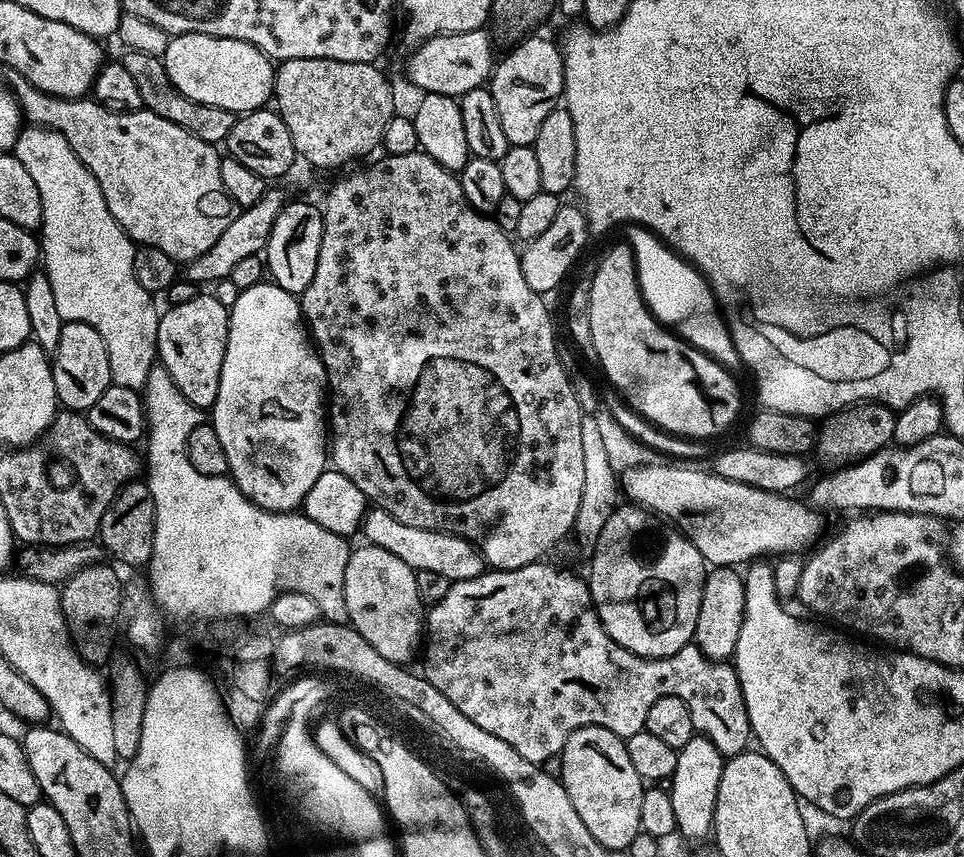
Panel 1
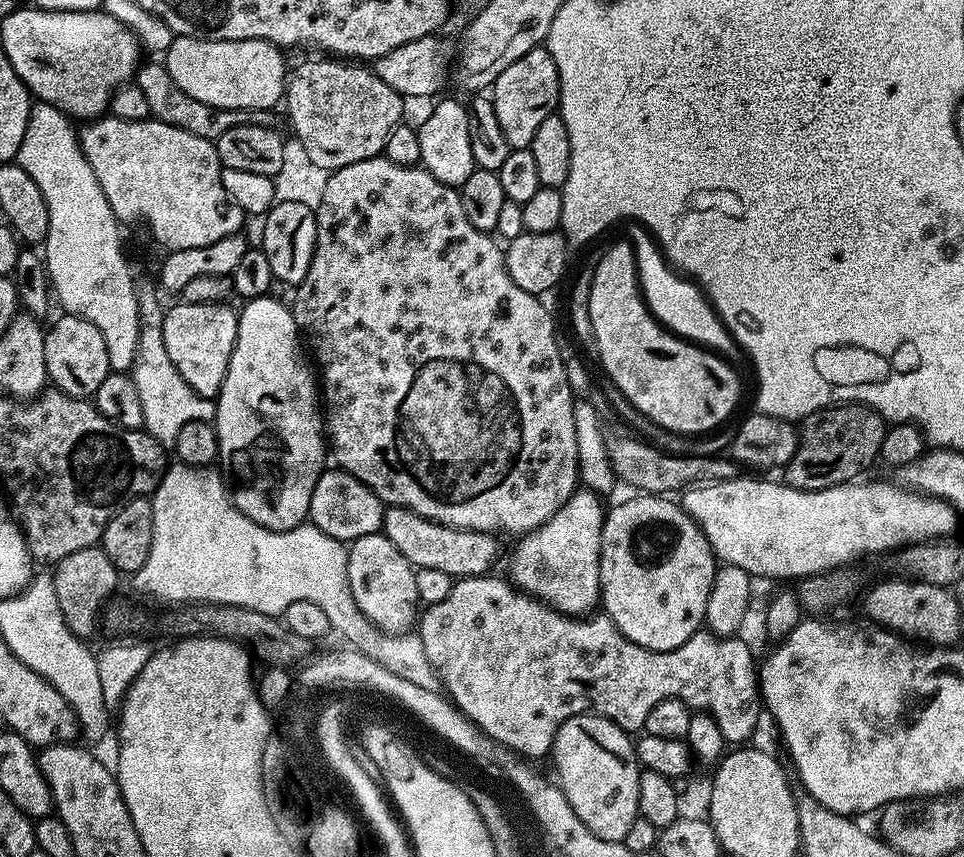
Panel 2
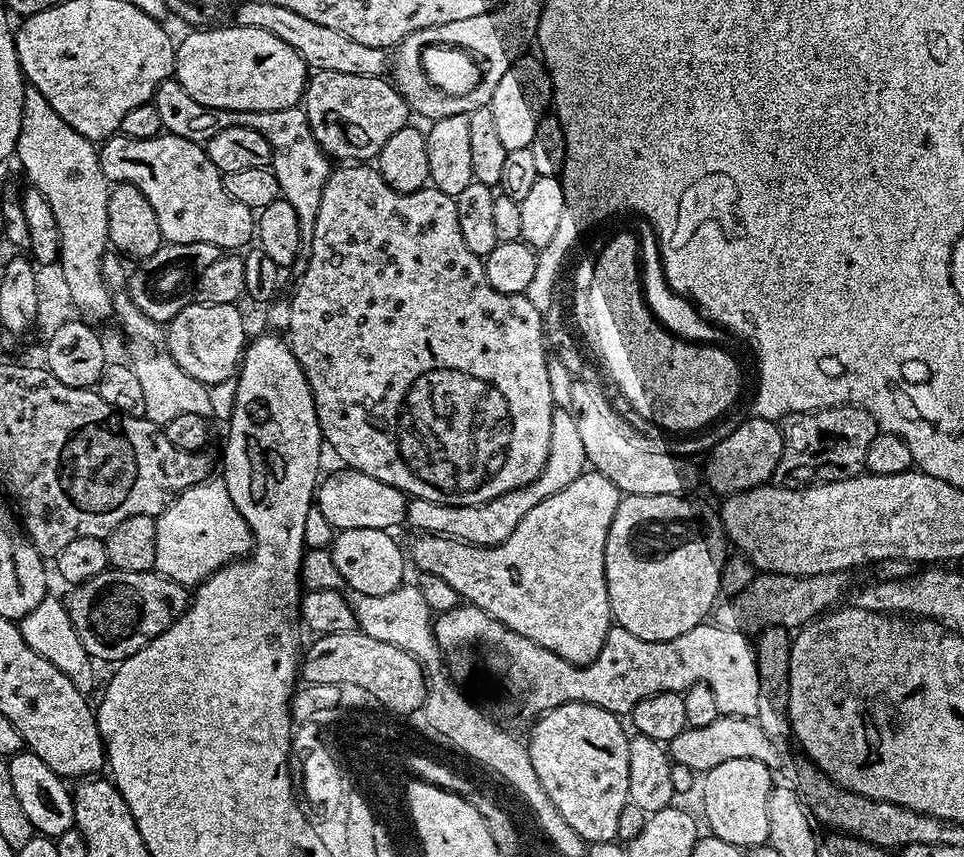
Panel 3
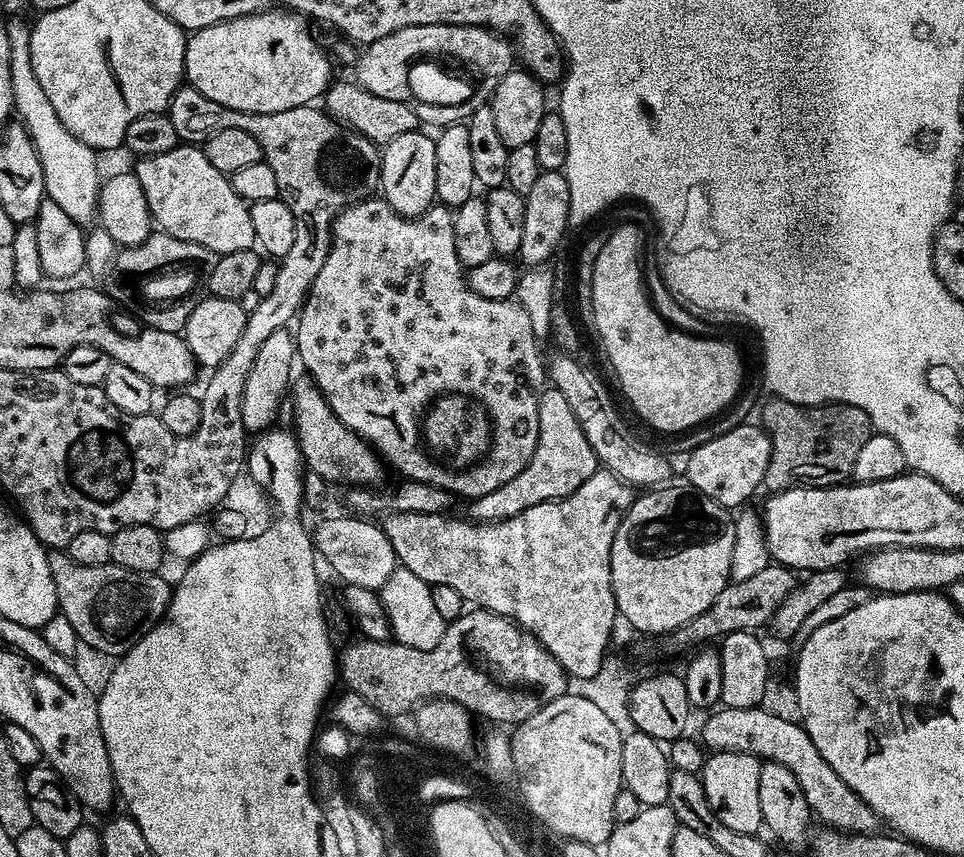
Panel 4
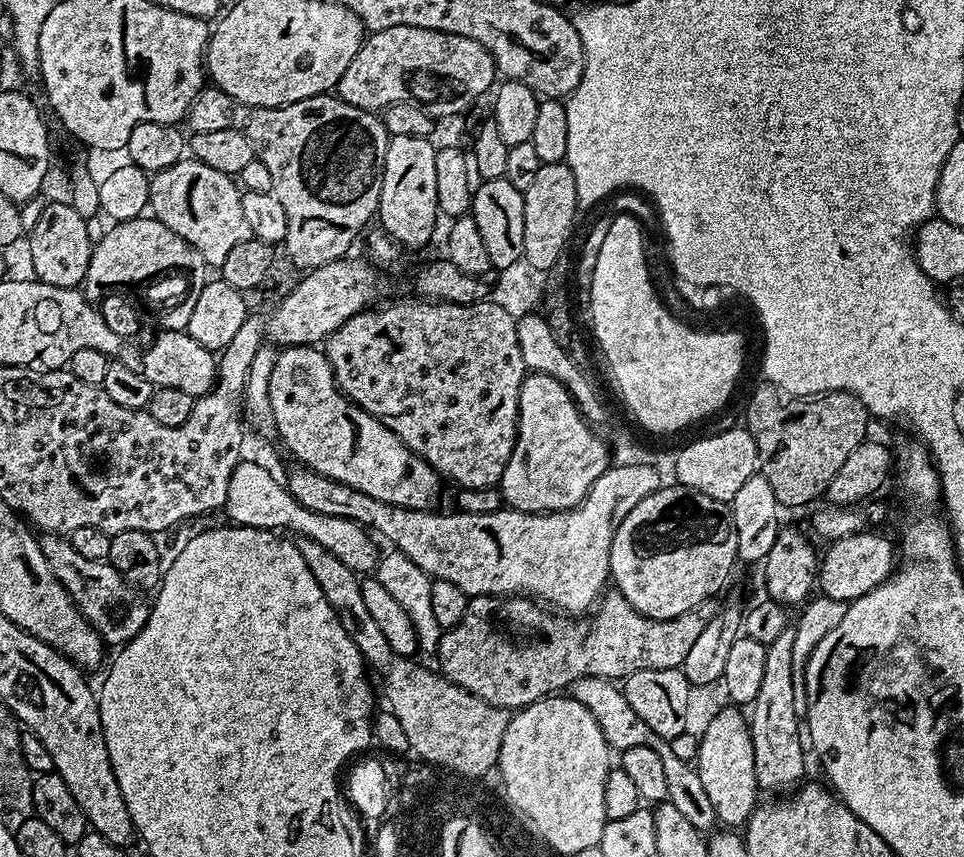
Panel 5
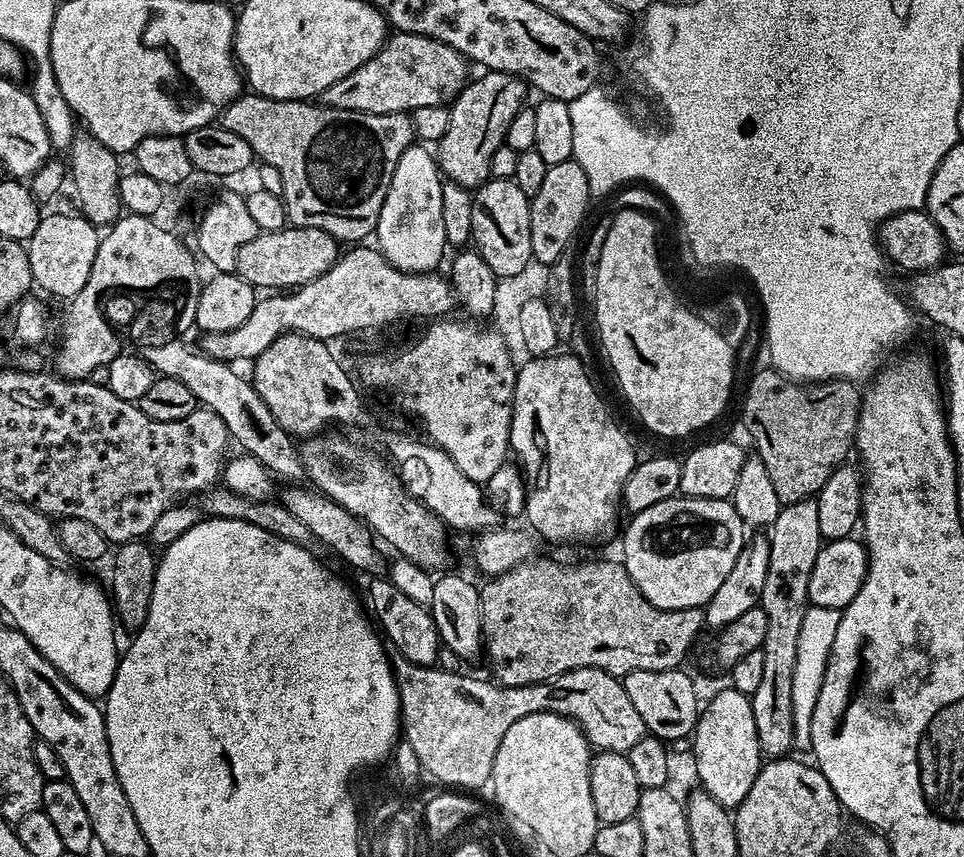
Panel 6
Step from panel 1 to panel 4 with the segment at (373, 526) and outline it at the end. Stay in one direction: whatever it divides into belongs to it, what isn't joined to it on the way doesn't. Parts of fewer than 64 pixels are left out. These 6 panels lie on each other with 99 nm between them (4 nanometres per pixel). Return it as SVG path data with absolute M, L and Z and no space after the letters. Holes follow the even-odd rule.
M545 387L538 402L538 442L530 462L522 474L514 474L514 478L498 486L498 490L490 490L490 494L475 497L469 503L472 505L467 515L482 524L514 518L514 514L530 510L530 506L574 494L574 490L578 490L578 486L582 486L582 482L586 482L586 478L590 478L597 470L596 455L590 442L586 442L586 434L582 434L582 426L578 426L578 418L574 418L574 410L570 410L566 398L562 398L556 388Z

